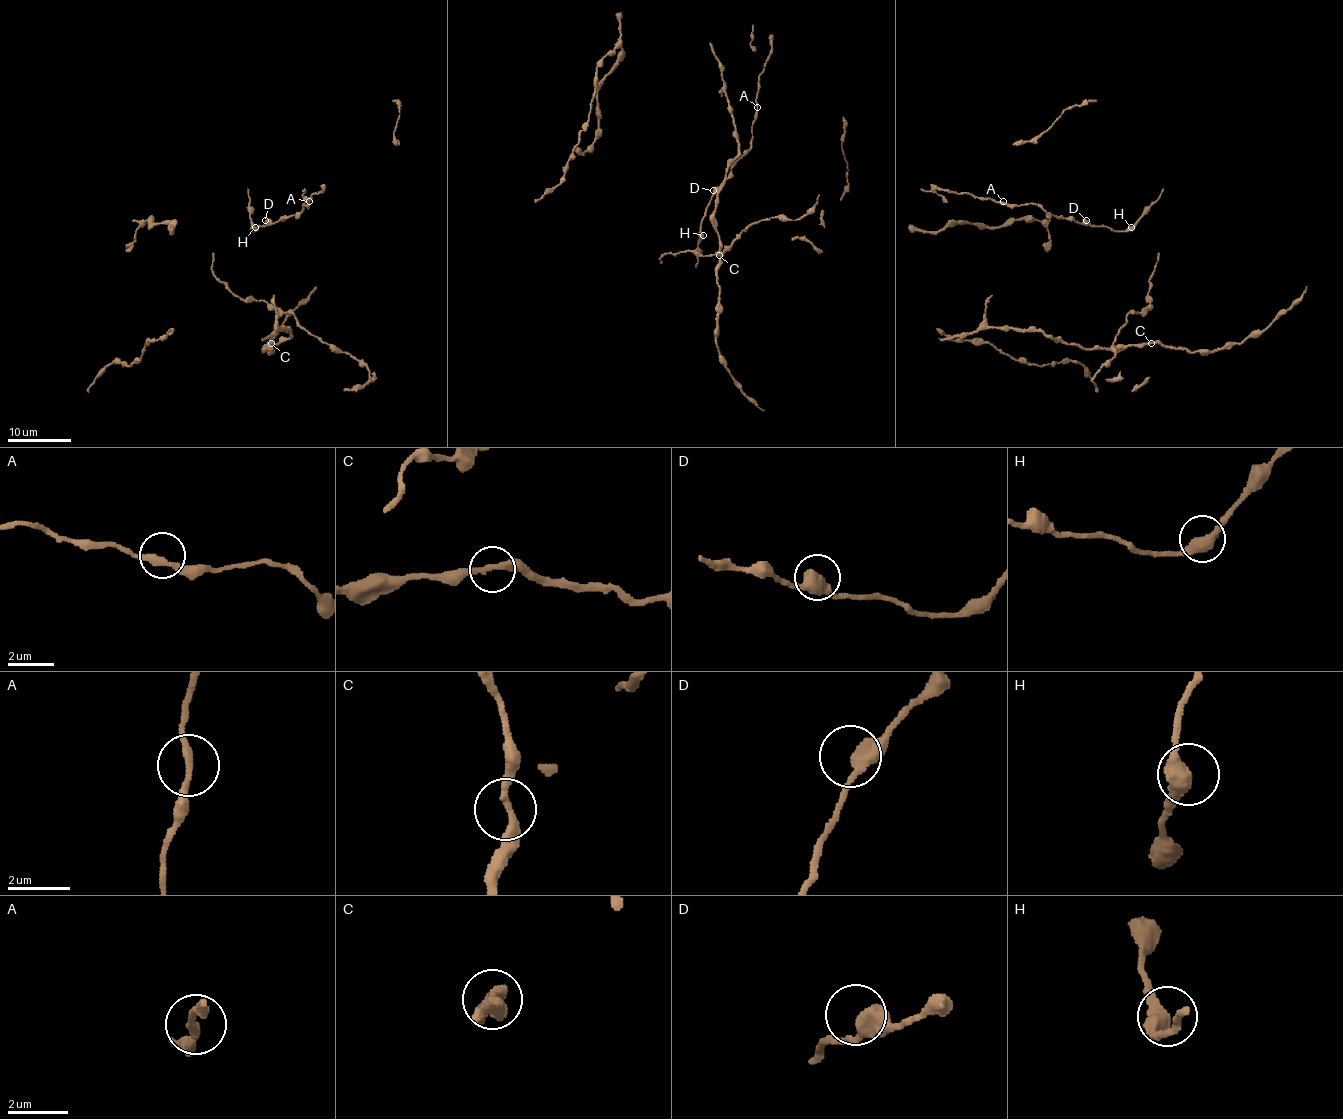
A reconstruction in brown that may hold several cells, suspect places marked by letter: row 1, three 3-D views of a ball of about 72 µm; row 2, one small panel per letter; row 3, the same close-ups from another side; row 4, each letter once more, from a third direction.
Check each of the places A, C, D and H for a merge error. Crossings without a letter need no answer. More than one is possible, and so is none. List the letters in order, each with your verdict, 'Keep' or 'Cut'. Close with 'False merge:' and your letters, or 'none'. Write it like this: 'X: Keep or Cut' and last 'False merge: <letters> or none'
A: Keep
C: Keep
D: Keep
H: Keep
False merge: none

